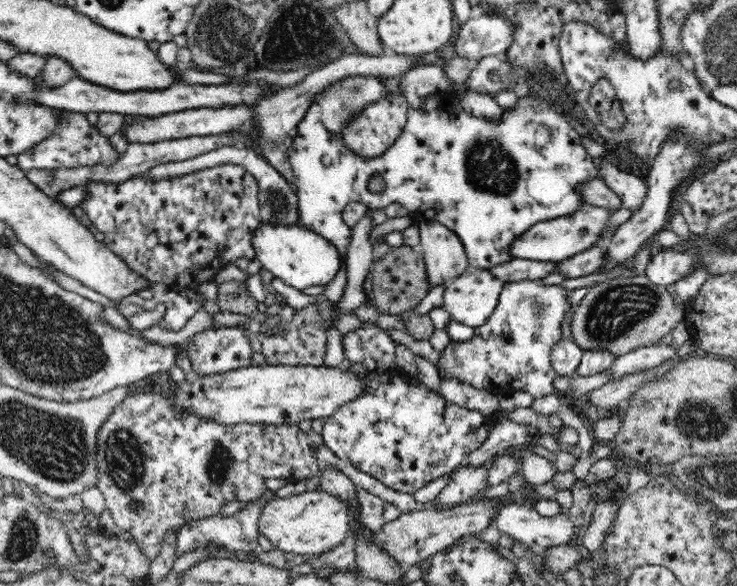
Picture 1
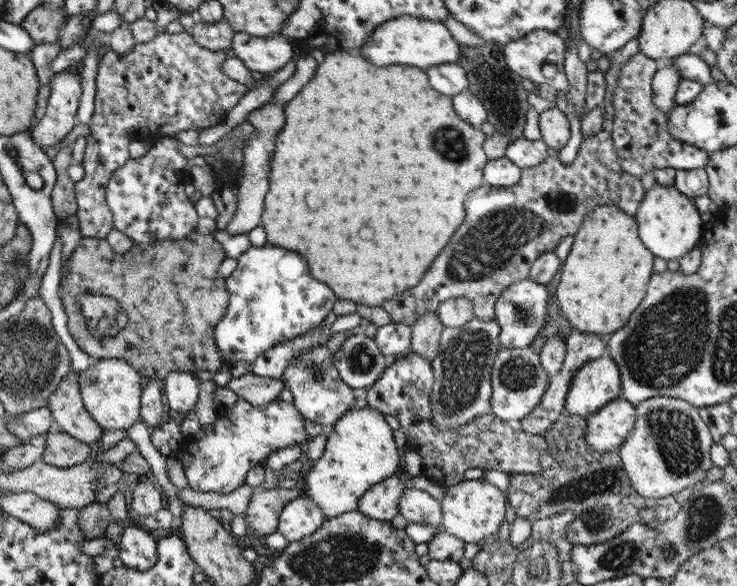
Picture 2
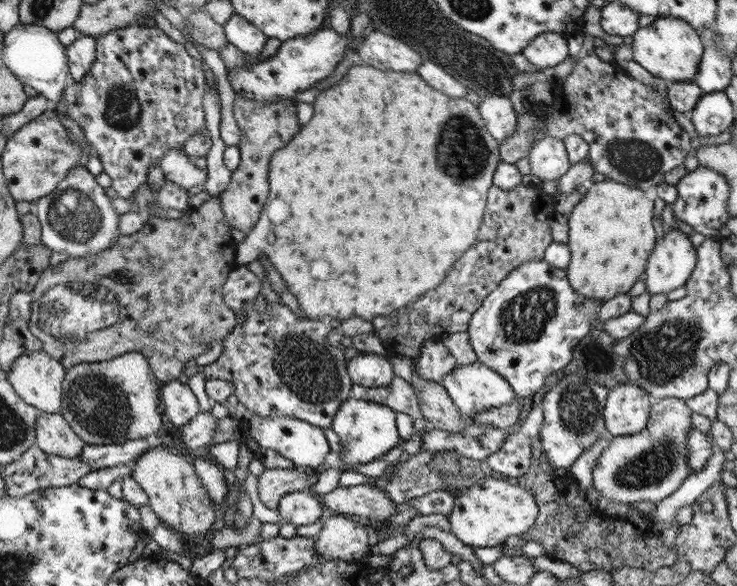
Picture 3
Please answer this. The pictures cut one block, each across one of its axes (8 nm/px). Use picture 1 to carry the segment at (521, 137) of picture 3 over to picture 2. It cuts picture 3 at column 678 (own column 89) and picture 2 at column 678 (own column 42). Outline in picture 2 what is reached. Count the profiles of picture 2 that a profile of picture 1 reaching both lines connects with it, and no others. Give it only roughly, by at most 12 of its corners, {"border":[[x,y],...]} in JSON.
{"border":[[641,52],[619,72],[610,135],[620,166],[704,168],[653,101],[661,62]]}

